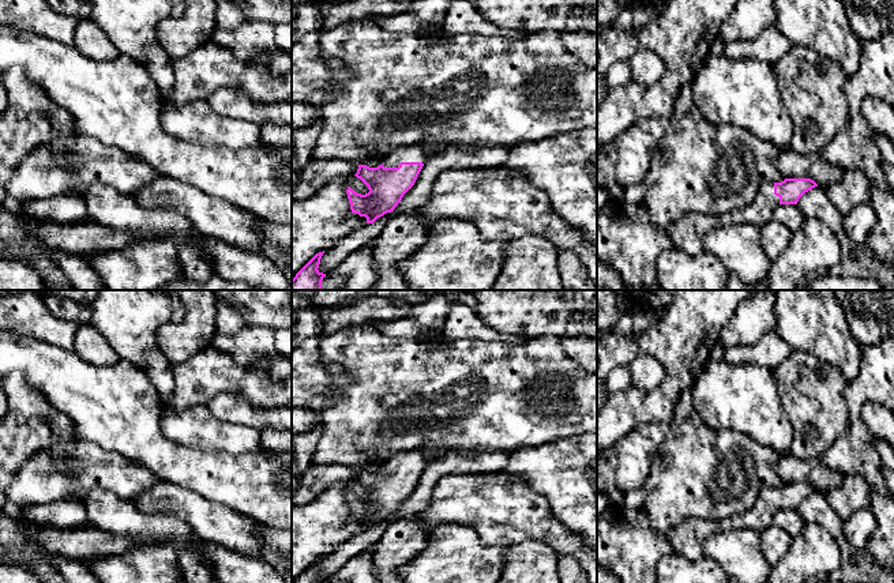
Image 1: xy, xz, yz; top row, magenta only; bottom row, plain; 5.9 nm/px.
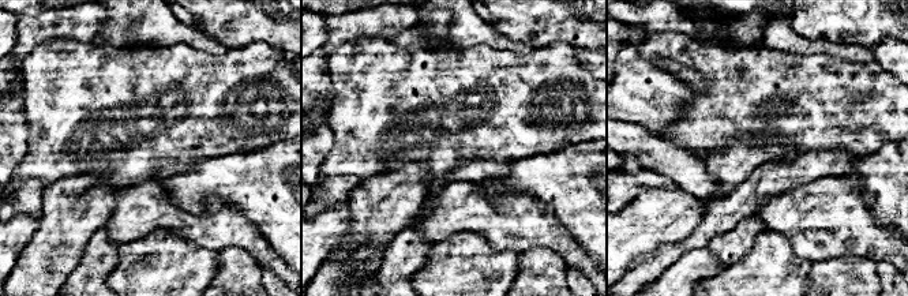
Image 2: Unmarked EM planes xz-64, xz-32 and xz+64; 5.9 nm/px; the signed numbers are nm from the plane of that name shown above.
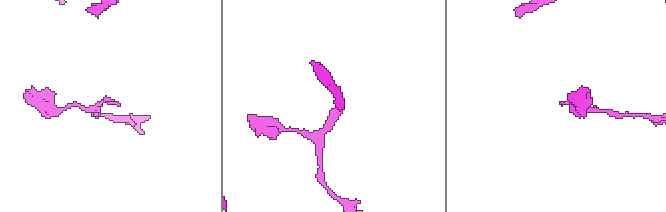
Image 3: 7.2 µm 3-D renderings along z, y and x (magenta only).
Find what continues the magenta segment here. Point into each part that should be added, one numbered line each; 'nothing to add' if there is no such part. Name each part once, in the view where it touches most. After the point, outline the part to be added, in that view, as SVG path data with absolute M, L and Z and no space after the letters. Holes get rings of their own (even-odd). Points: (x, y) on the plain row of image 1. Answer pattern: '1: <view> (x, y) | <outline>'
1: xz (413, 458) | M421 450L398 451L383 466L383 471L398 473L401 467L422 467L425 470L428 464Z

